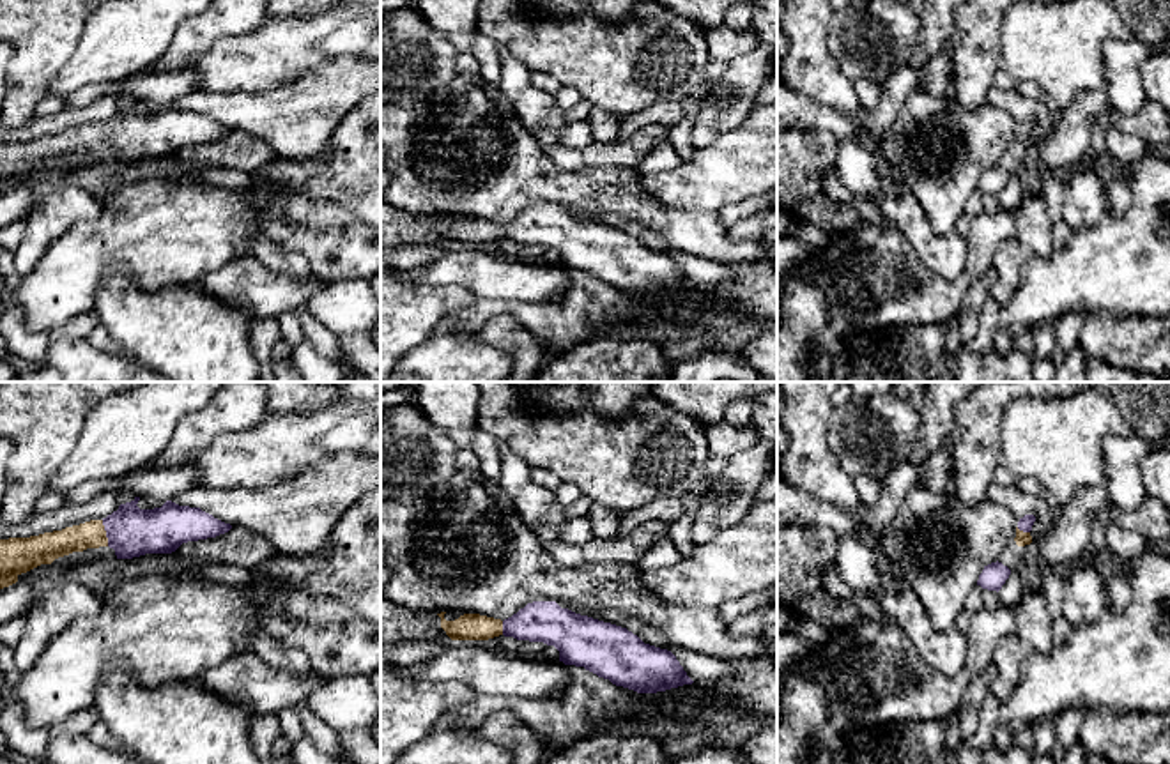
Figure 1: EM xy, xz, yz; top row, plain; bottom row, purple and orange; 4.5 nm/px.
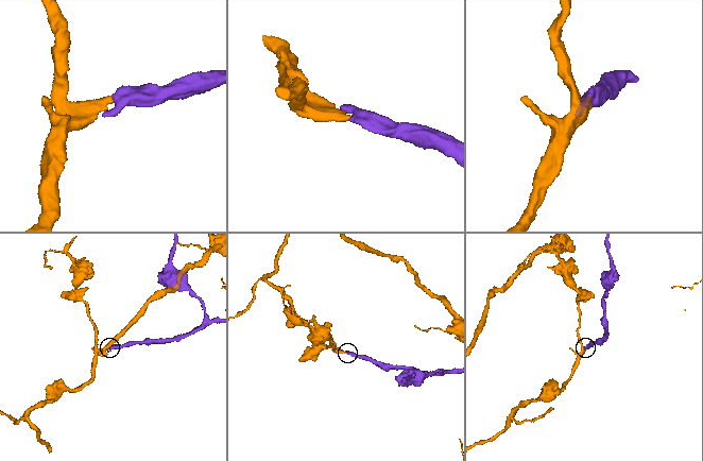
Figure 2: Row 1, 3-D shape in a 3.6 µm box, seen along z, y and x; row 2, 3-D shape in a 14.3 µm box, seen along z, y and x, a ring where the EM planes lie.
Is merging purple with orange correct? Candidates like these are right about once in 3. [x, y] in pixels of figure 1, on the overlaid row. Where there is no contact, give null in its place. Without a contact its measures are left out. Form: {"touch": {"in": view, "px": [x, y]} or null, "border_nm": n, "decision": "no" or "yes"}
{"touch": {"in": "xy", "px": [107, 533]}, "border_nm": 120, "decision": "yes"}

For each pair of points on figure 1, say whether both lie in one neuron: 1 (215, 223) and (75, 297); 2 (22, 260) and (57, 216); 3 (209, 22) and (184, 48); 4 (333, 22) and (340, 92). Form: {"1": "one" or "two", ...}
{"1": "one", "2": "one", "3": "one", "4": "two"}

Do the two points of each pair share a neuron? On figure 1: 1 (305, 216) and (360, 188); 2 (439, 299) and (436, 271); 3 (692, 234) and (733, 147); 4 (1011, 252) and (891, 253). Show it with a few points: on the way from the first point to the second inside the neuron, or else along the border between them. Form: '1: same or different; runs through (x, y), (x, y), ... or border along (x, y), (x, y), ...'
1: different; border along (289, 193), (340, 204), (354, 221)
2: different; border along (423, 266), (427, 283), (461, 285), (475, 296)
3: different; border along (662, 202), (673, 207), (715, 213)
4: different; border along (1016, 214), (1016, 229), (999, 246), (992, 266)

